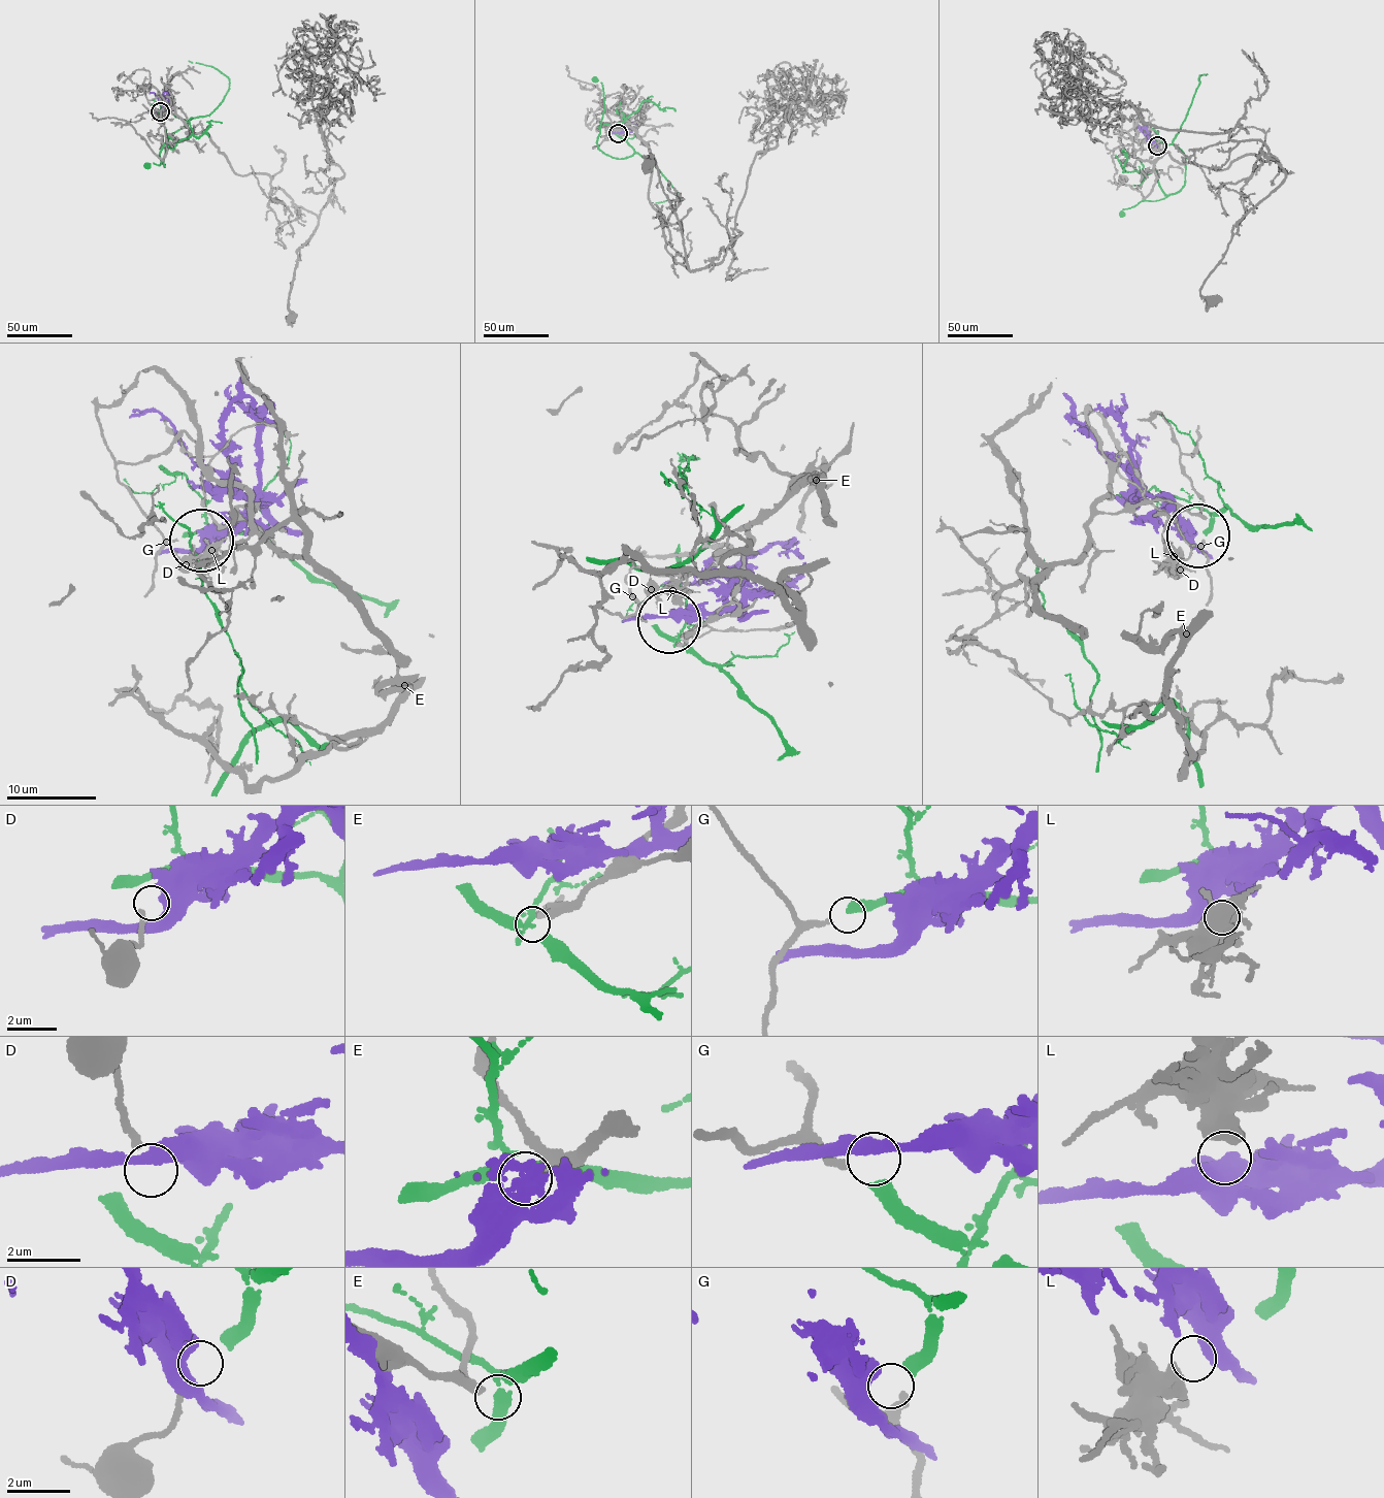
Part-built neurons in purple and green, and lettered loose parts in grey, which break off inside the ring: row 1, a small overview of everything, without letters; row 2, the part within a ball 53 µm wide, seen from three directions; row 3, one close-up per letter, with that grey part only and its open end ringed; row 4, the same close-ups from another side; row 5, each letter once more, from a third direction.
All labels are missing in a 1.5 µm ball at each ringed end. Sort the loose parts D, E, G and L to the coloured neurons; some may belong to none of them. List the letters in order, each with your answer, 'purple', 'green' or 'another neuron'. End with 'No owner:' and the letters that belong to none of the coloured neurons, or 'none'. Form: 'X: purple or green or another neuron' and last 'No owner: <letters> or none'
D: another neuron
E: another neuron
G: green
L: purple
No owner: D, E

